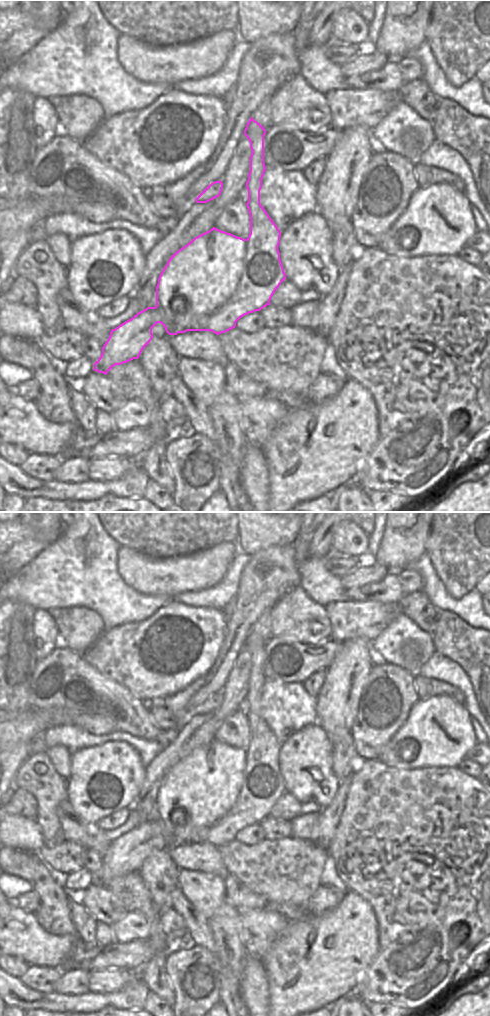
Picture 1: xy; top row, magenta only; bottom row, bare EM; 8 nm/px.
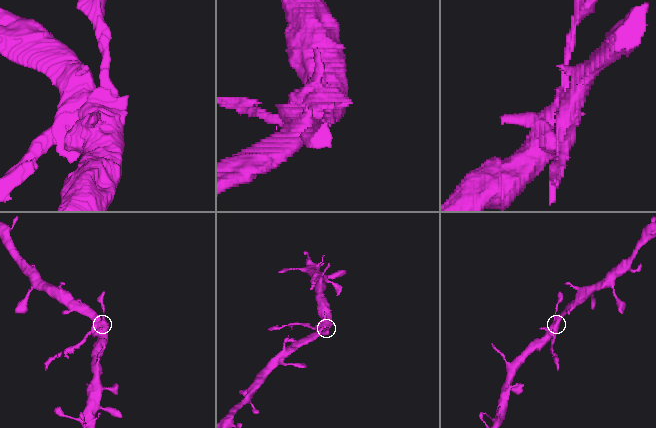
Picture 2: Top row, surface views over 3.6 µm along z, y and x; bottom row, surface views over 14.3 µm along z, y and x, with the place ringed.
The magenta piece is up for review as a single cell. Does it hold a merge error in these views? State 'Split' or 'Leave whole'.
Split

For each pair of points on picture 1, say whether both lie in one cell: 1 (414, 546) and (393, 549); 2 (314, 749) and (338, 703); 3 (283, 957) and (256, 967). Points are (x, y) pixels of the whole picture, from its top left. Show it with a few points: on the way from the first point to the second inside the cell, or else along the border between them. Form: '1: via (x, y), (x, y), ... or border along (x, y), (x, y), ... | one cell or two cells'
1: via (409, 546), (401, 546), (398, 549) | one cell
2: border along (317, 723), (331, 743) | two cells
3: border along (262, 964), (268, 987) | two cells

